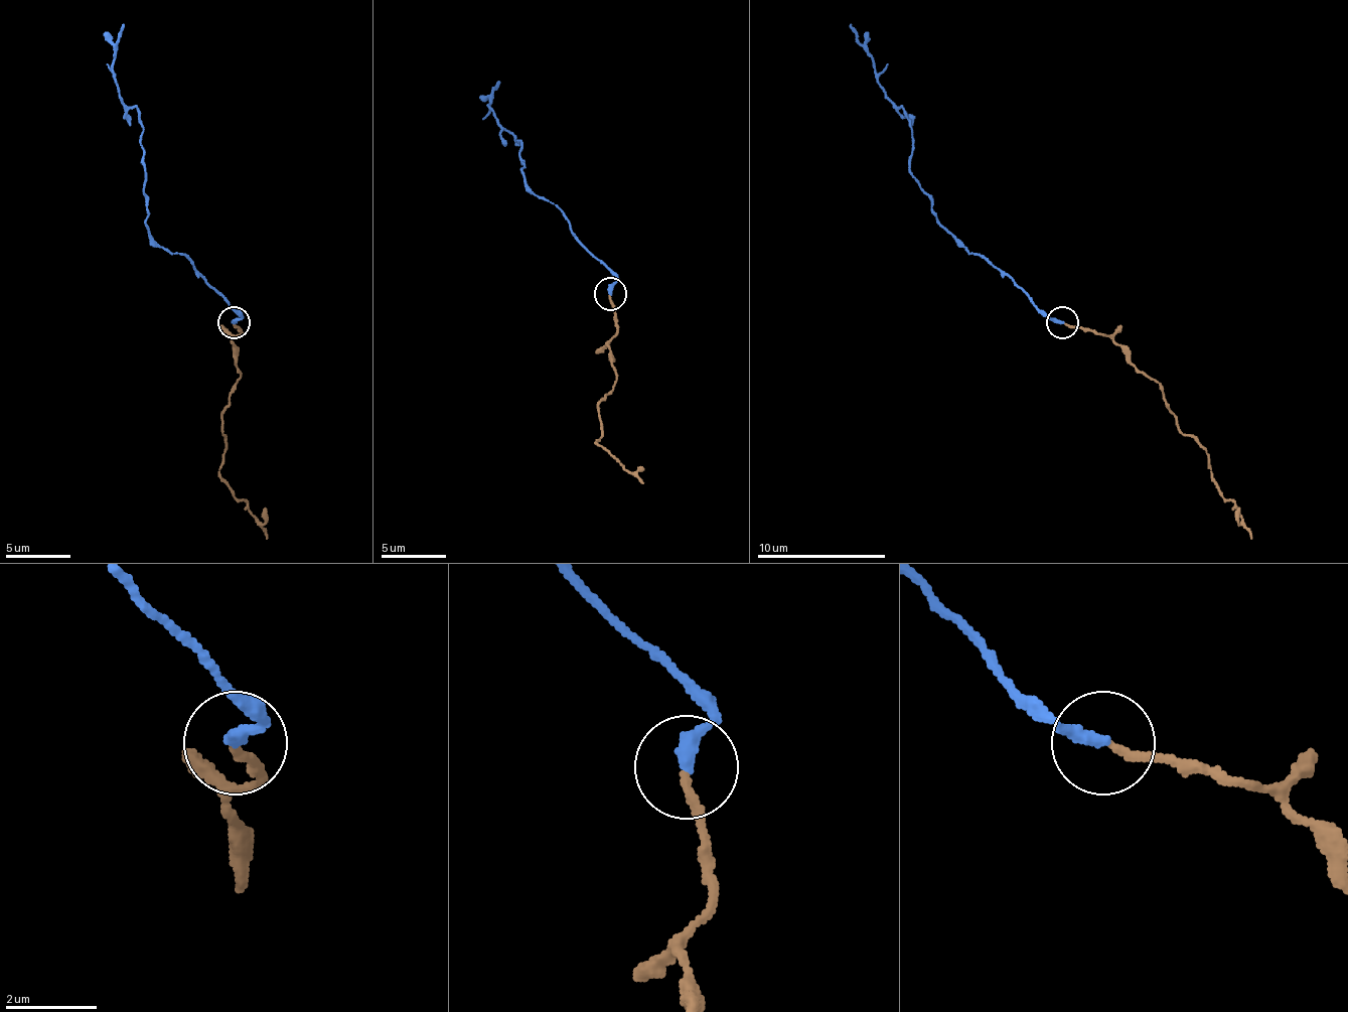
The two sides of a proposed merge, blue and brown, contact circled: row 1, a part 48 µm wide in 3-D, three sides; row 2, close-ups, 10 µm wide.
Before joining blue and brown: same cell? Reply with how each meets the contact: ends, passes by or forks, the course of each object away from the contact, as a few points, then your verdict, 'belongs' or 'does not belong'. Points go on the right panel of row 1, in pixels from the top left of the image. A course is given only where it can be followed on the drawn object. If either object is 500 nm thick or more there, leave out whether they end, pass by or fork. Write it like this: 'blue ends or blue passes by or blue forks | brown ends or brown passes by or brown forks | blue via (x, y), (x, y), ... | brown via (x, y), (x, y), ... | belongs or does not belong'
blue ends | brown ends | blue via (1061, 322), (938, 222), (909, 170), (909, 118), (887, 96), (871, 53), (848, 24) | brown via (1064, 322), (1100, 331), (1149, 377), (1175, 416), (1175, 425), (1207, 451), (1210, 480), (1232, 502), (1252, 539) | belongs

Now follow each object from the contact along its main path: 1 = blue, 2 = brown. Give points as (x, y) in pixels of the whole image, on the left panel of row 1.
1: (235, 322), (241, 315), (183, 254), (163, 251), (144, 222), (141, 118), (118, 96), (112, 69), (122, 24)
2: (235, 322), (241, 331), (232, 338), (241, 377), (221, 416), (225, 451), (218, 470), (267, 539)

